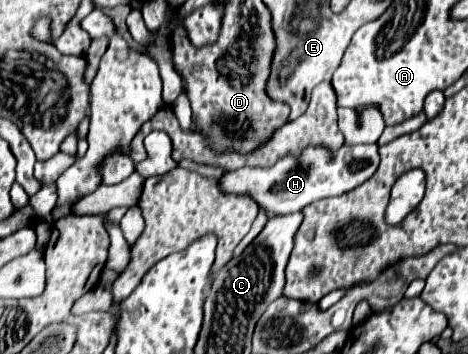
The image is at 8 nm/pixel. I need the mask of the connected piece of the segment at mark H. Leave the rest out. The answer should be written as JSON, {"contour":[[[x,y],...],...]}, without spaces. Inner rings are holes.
{"contour":[[[377,143],[357,147],[343,145],[337,153],[329,153],[325,147],[307,147],[301,157],[295,159],[287,155],[269,169],[243,167],[237,171],[229,171],[219,179],[219,189],[227,195],[251,197],[265,211],[275,211],[279,215],[295,213],[313,201],[341,195],[367,181],[377,169],[377,149]]]}

